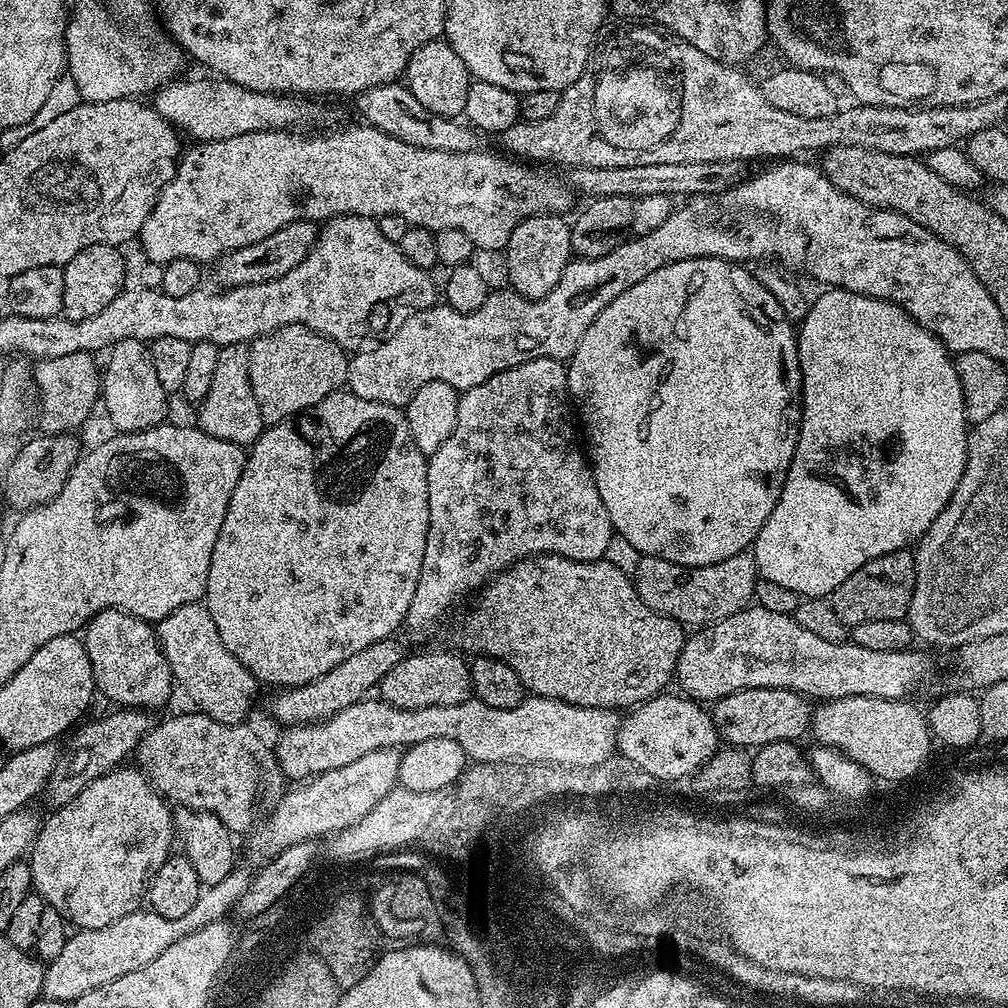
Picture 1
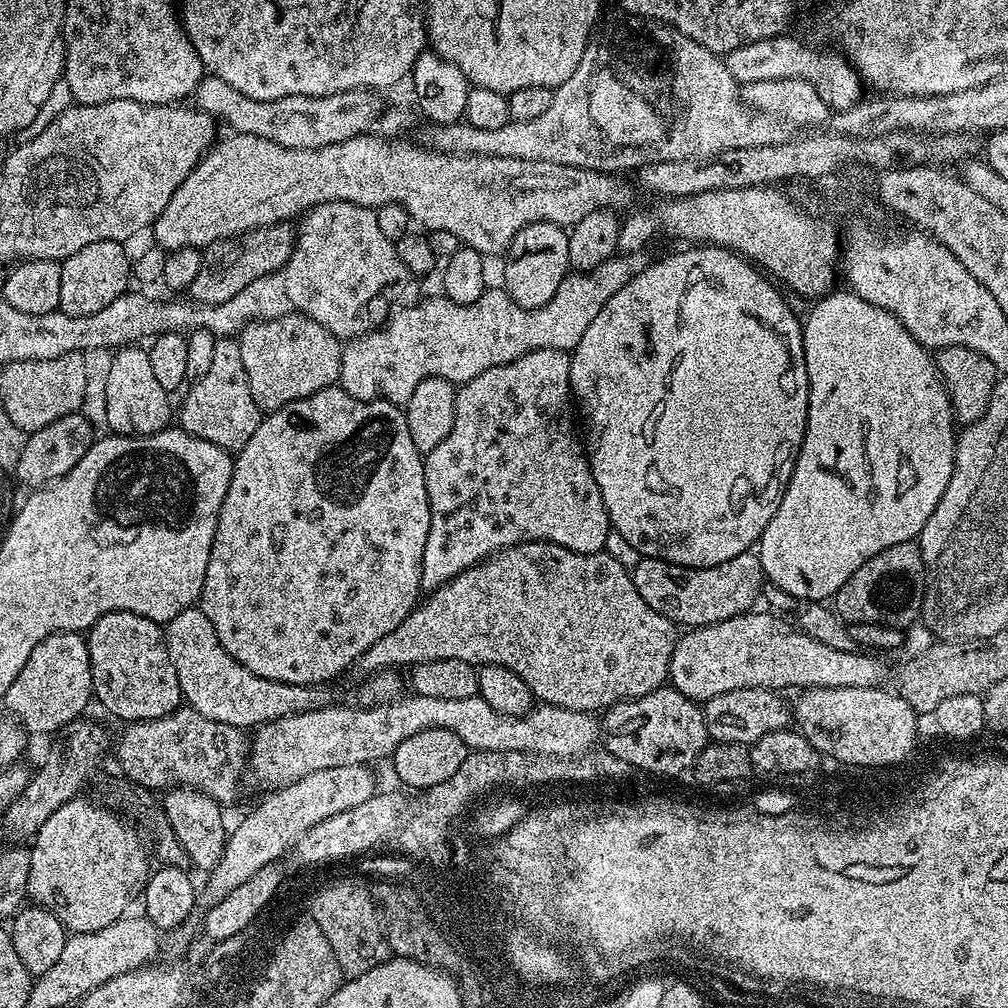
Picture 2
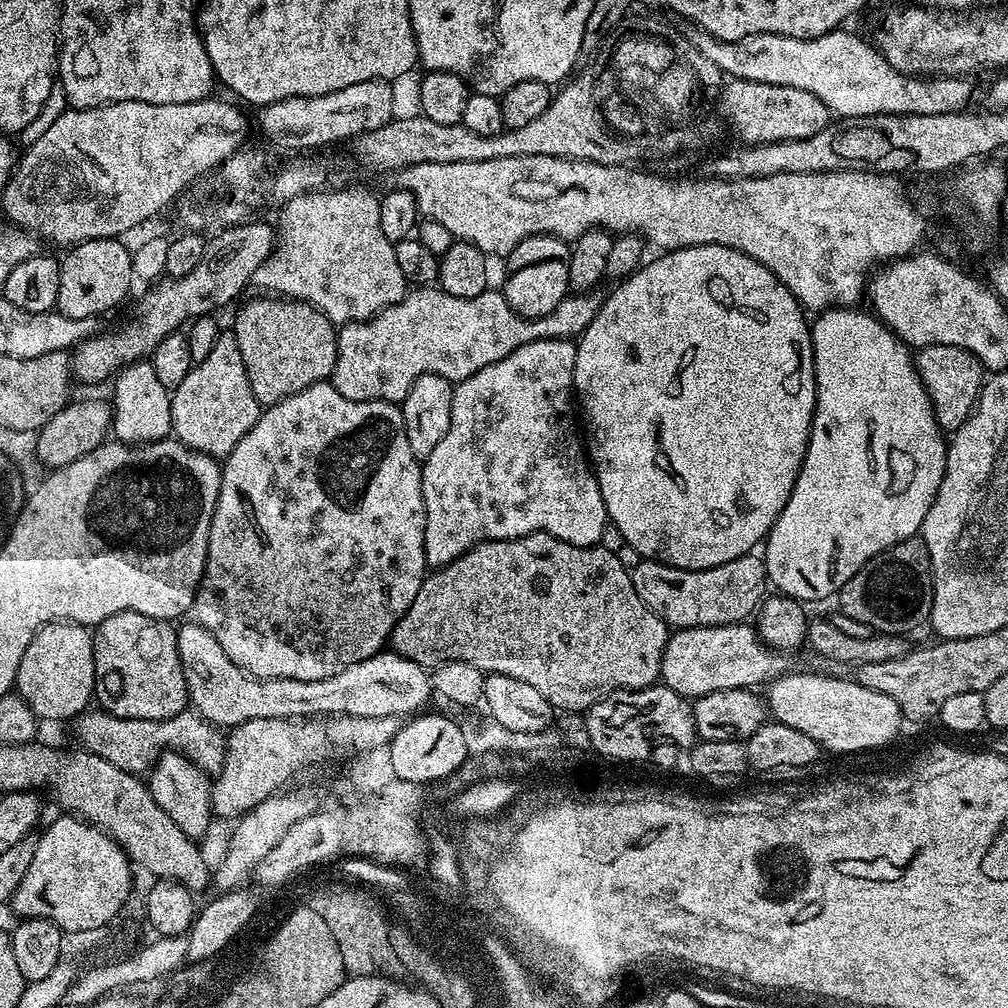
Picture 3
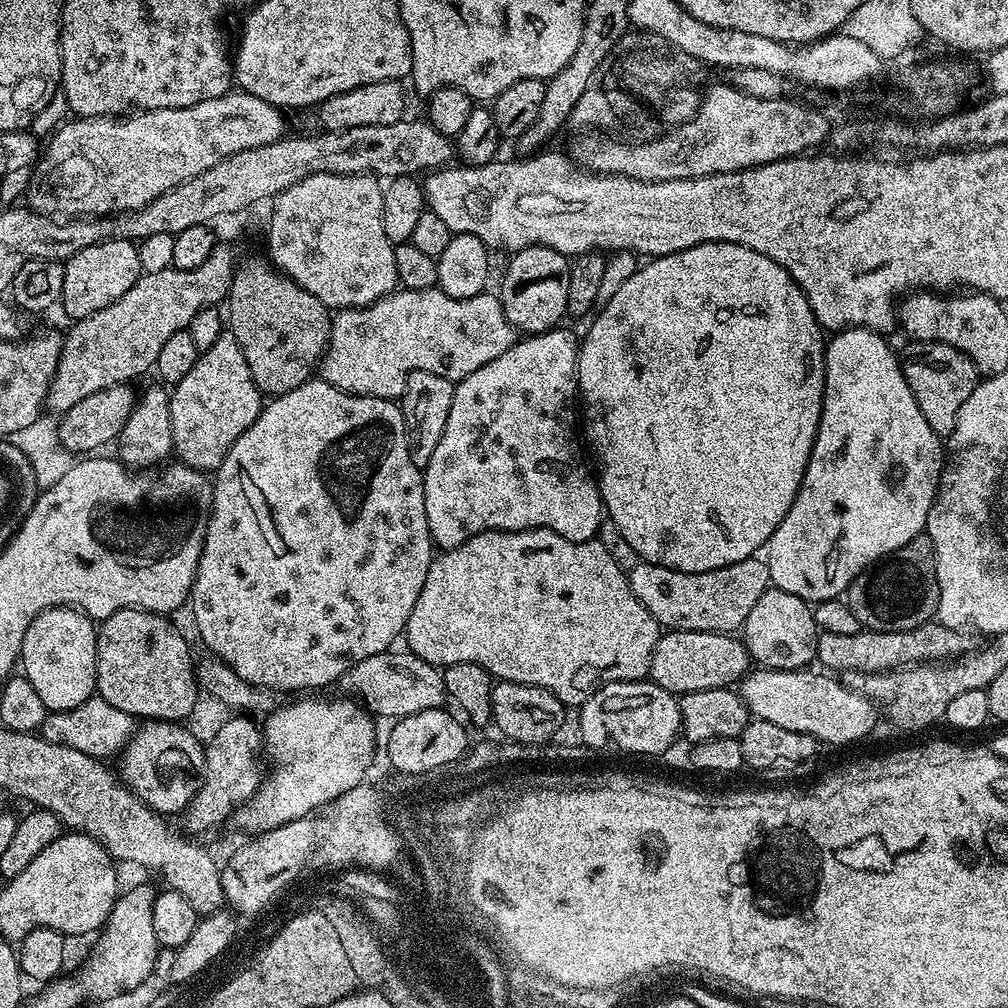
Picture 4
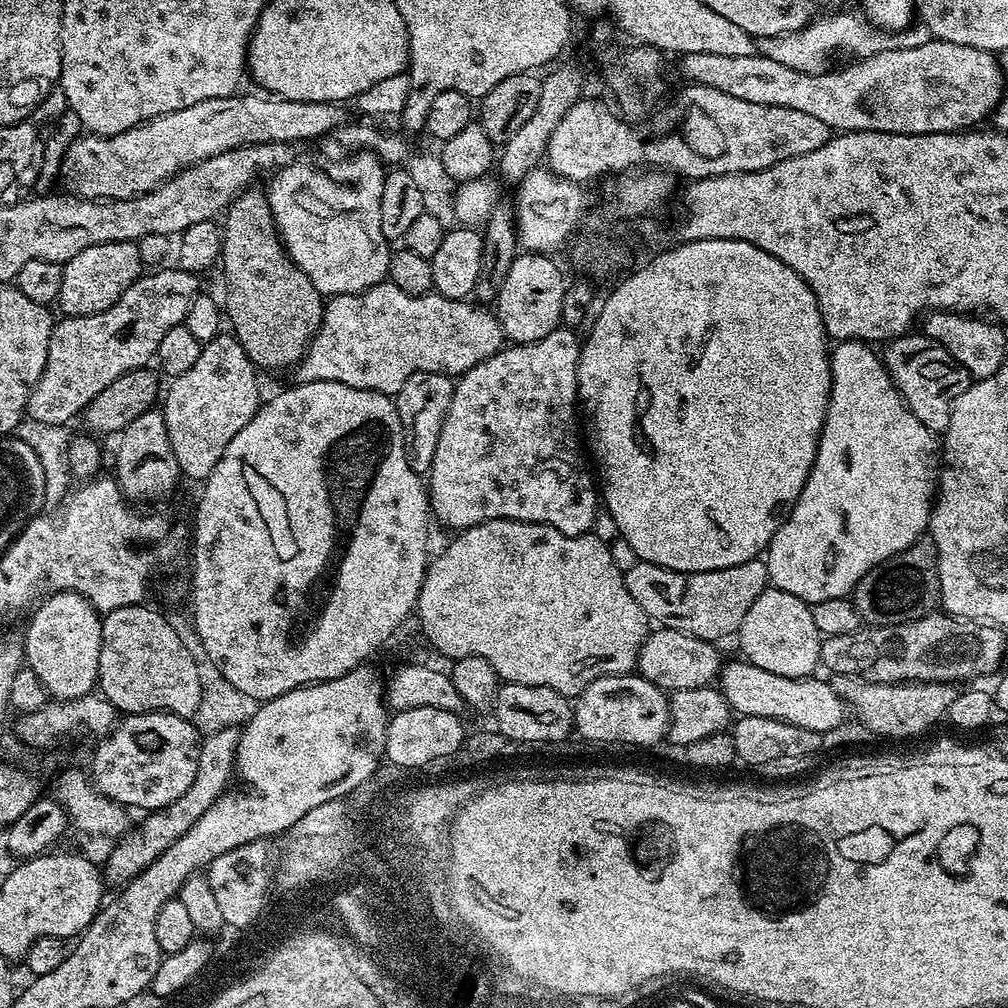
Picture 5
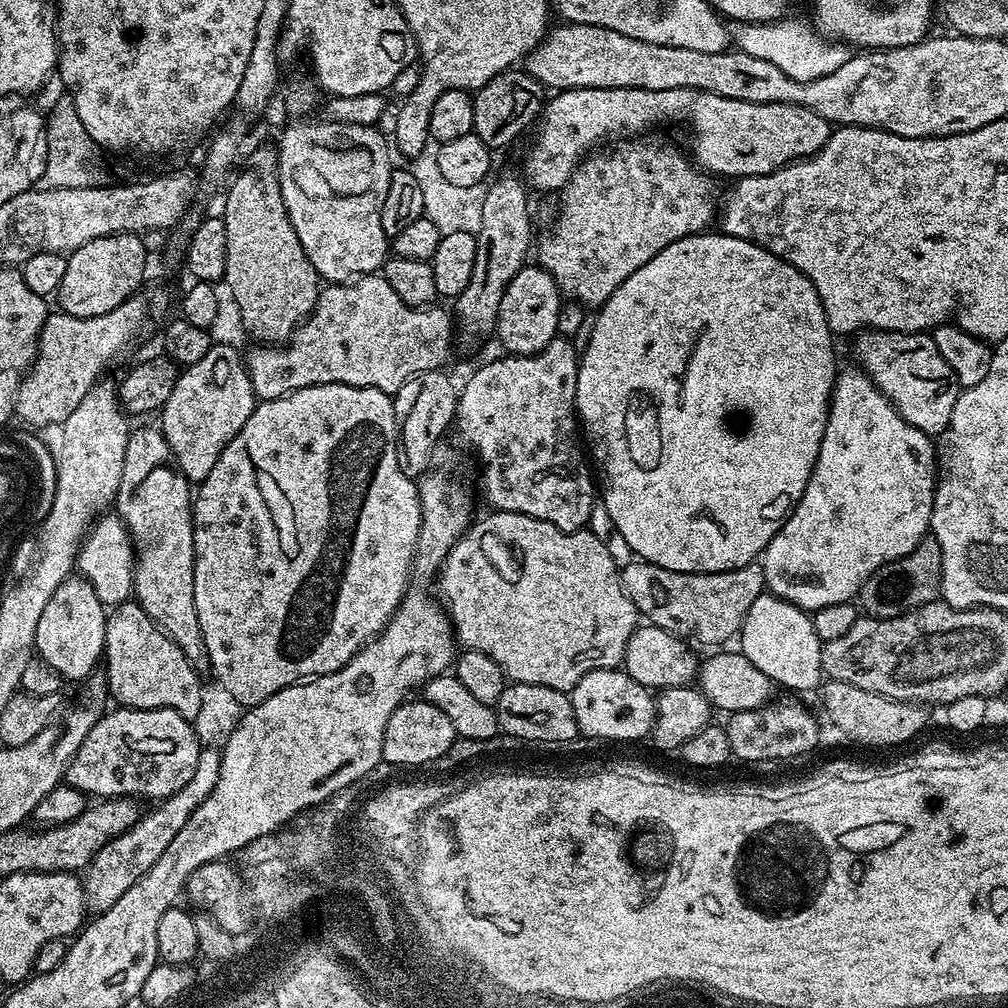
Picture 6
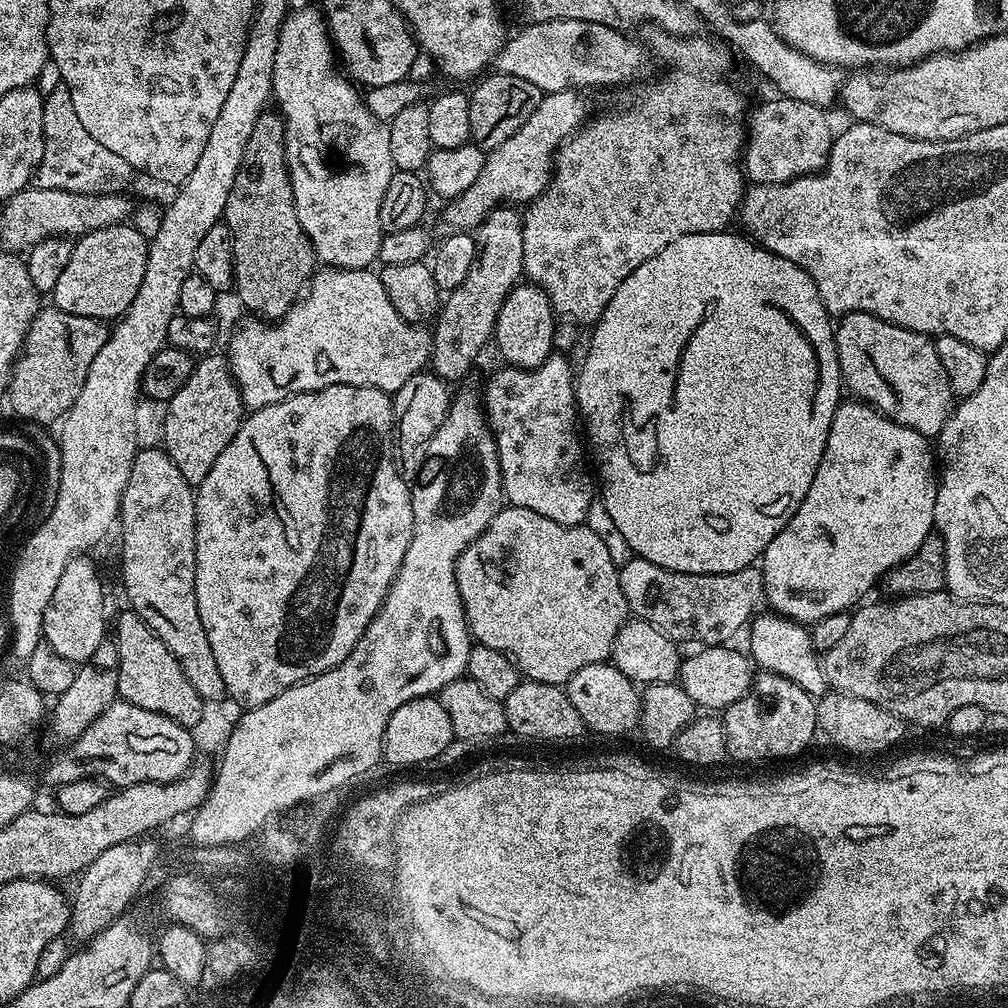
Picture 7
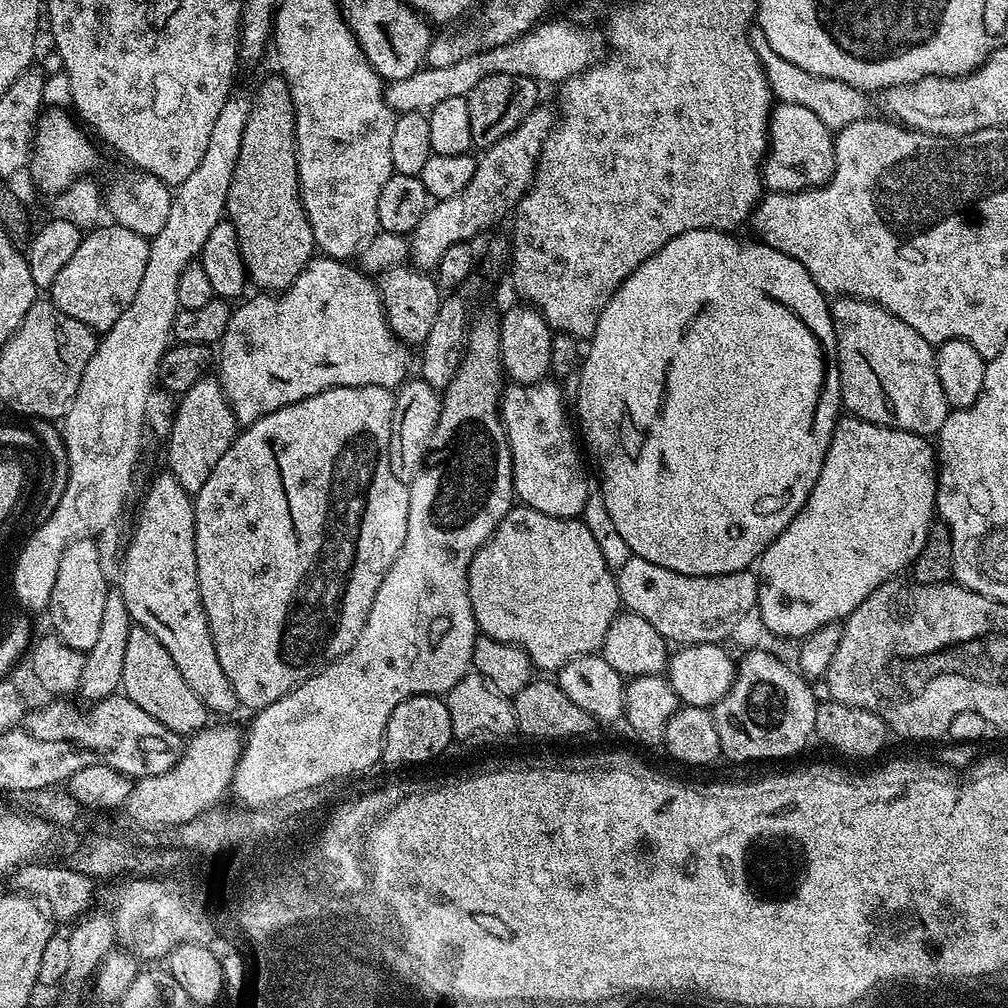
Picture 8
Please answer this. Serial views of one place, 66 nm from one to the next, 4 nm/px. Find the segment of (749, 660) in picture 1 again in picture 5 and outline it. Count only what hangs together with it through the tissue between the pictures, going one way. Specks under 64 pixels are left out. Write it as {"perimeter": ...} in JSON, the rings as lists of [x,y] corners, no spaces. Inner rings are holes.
{"perimeter":[[[657,627],[649,631],[648,637],[642,642],[635,671],[646,678],[646,682],[664,689],[668,694],[678,690],[706,688],[719,677],[722,667],[720,652],[716,648],[719,647],[713,641],[699,640],[678,630]]]}

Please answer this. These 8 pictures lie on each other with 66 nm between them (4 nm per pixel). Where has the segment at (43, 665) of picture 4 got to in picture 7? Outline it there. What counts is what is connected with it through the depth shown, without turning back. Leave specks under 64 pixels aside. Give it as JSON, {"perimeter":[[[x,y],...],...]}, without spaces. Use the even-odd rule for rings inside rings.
{"perimeter":[[[78,554],[66,564],[62,570],[62,578],[58,578],[58,586],[54,589],[54,598],[50,598],[50,606],[46,606],[44,615],[43,643],[52,647],[54,654],[62,654],[62,658],[73,662],[83,662],[98,650],[100,644],[105,643],[104,636],[104,584],[100,581],[100,572],[91,560],[91,555]]]}

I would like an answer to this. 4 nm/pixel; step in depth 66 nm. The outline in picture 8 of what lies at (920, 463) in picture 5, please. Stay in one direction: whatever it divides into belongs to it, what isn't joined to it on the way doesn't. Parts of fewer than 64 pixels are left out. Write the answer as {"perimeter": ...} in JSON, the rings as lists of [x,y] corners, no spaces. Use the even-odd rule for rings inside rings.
{"perimeter":[[[851,414],[837,420],[836,429],[830,438],[826,462],[822,462],[822,474],[818,474],[818,482],[814,486],[814,490],[810,490],[810,498],[806,498],[802,510],[798,510],[798,514],[792,519],[790,526],[786,526],[786,530],[782,530],[782,534],[778,534],[778,538],[774,538],[774,542],[770,542],[770,546],[761,554],[758,561],[760,582],[758,616],[760,612],[761,622],[774,635],[803,638],[822,626],[843,622],[858,606],[862,606],[862,602],[866,602],[866,598],[870,594],[874,594],[874,590],[878,590],[878,586],[882,586],[887,580],[899,577],[903,573],[900,572],[903,568],[904,571],[911,569],[914,558],[918,558],[922,546],[926,546],[926,534],[932,528],[936,512],[938,456],[933,445],[931,448],[928,444],[931,443],[925,437],[915,436],[912,432],[903,432],[897,428],[884,428],[881,424],[871,424]]]}

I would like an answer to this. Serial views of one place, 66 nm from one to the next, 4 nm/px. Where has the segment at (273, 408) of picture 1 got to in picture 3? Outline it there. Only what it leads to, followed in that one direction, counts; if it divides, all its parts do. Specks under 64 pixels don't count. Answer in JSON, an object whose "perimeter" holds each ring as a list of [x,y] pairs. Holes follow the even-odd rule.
{"perimeter":[[[268,294],[256,299],[260,300],[248,300],[237,310],[234,335],[238,342],[238,350],[242,350],[242,362],[246,366],[246,374],[250,378],[250,386],[254,390],[257,402],[261,406],[277,404],[282,398],[290,398],[290,394],[306,390],[306,386],[327,381],[338,358],[337,325],[306,300],[273,298]]]}

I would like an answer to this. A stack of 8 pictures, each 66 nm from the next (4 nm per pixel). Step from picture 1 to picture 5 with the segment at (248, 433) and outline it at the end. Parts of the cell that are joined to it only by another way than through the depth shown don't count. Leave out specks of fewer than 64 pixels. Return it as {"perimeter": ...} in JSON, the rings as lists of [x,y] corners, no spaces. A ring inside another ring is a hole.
{"perimeter":[[[221,334],[214,339],[207,341],[201,347],[198,354],[198,362],[186,370],[186,374],[175,377],[172,384],[167,385],[162,396],[162,411],[166,422],[166,434],[170,438],[170,446],[174,450],[174,458],[178,458],[178,466],[185,477],[188,476],[197,482],[208,479],[208,475],[218,466],[226,446],[230,446],[234,434],[254,418],[254,414],[260,409],[262,395],[260,396],[260,384],[256,381],[258,369],[250,362],[246,350],[231,334]]]}

